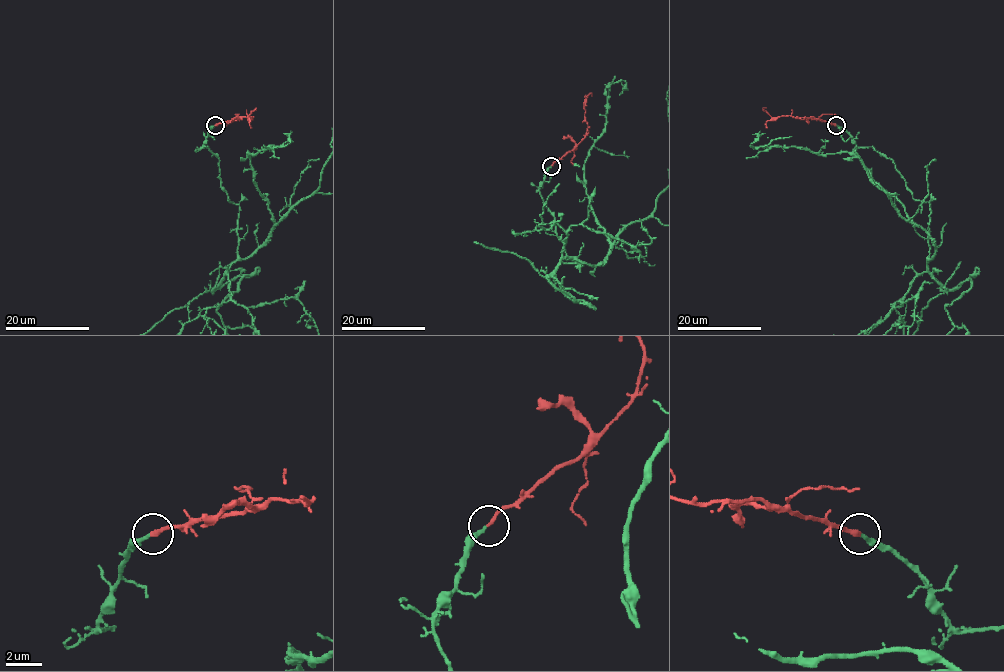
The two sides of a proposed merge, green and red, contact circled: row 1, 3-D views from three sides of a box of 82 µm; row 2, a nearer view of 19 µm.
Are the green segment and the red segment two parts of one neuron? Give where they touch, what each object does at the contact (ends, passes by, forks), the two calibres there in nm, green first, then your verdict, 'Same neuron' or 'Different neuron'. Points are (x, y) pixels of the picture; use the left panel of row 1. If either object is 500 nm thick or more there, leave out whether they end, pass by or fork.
Place: (215, 125). At the ring green ends. At the ring red ends. Thickness 190 nm (green) against 200 nm. Same neuron

